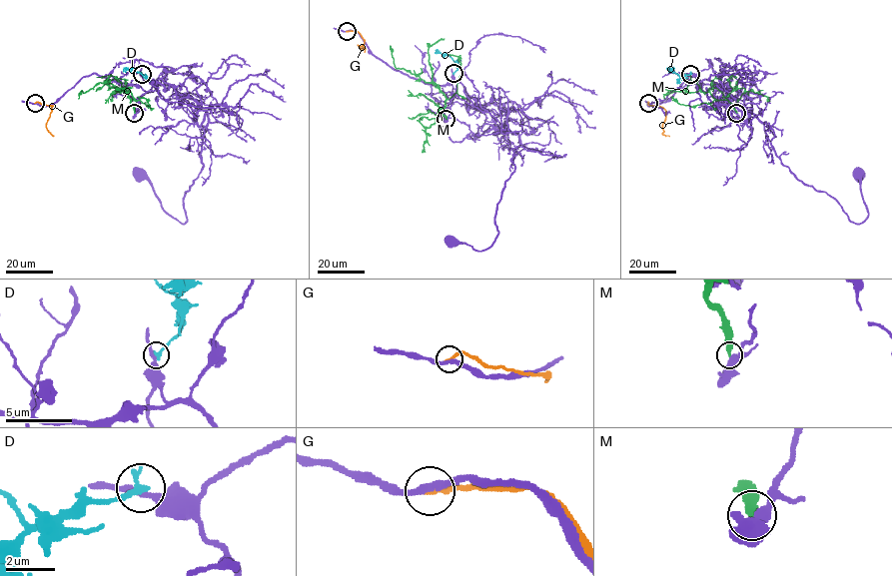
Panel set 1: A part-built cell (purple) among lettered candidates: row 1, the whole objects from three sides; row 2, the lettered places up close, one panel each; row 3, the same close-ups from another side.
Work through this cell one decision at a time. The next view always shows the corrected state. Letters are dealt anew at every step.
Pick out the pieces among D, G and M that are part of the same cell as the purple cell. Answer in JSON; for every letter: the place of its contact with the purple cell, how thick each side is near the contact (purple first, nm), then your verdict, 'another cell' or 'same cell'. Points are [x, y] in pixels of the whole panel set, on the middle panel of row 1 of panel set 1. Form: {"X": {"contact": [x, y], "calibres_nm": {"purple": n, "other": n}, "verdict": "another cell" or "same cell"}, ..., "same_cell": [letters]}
{"D": {"contact": [453, 73], "calibres_nm": {"purple": 280, "other": 280}, "verdict": "another cell"}, "G": {"contact": [347, 31], "calibres_nm": {"purple": 280, "other": 260}, "verdict": "another cell"}, "M": {"contact": [446, 119], "calibres_nm": {"purple": 400, "other": 280}, "verdict": "another cell"}, "same_cell": []}

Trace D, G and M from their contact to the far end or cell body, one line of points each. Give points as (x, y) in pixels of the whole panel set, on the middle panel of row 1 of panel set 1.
D: (452, 74), (457, 69), (456, 63), (436, 50)
G: (347, 31), (358, 32), (363, 39), (363, 48), (358, 45), (362, 45), (365, 52)
M: (446, 119), (443, 113), (446, 98), (440, 87), (403, 68), (397, 68), (390, 48)

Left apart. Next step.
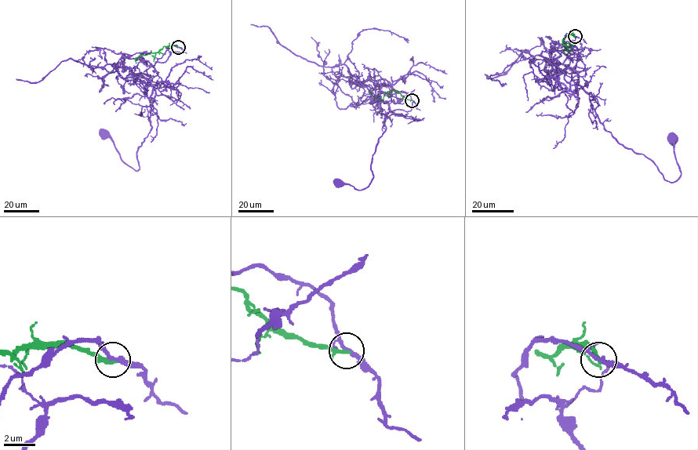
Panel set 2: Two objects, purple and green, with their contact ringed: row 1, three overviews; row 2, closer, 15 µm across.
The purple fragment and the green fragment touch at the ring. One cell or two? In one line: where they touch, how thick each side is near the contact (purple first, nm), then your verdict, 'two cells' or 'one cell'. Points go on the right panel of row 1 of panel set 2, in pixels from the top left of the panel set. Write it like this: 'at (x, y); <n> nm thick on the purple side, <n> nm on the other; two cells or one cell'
at (575, 36); 190 nm thick on the purple side, 280 nm on the other; two cells

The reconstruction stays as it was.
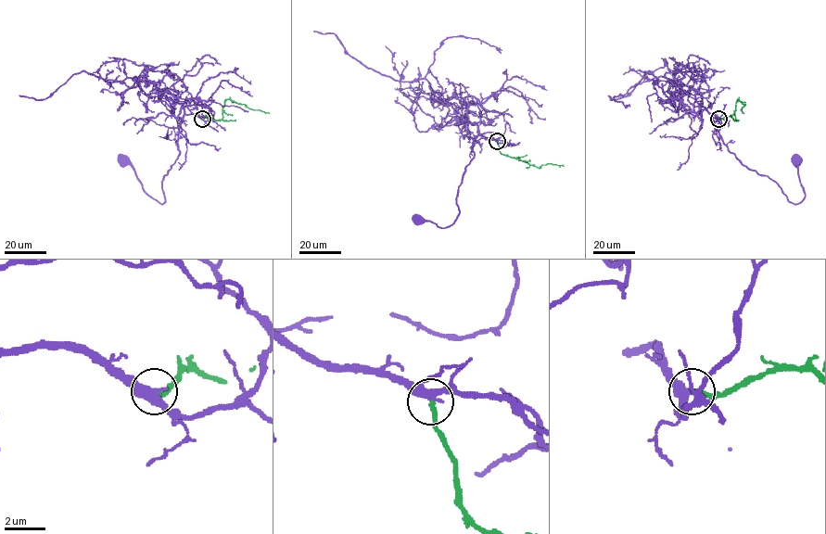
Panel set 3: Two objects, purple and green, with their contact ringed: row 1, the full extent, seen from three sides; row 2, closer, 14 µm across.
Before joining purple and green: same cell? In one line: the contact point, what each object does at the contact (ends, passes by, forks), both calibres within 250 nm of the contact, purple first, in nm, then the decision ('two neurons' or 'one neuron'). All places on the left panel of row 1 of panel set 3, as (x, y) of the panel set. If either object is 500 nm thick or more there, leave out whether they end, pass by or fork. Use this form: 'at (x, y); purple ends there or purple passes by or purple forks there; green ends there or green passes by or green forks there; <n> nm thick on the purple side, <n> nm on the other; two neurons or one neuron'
at (202, 119); purple passes by; green ends there; 400 nm thick on the purple side, 240 nm on the other; one neuron

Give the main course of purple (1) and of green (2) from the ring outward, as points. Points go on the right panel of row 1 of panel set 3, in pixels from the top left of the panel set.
1: (718, 119), (711, 115), (730, 152), (743, 165), (769, 178), (794, 204), (804, 197), (805, 192), (797, 160)
2: (718, 119), (730, 116), (734, 120), (738, 99), (744, 104), (741, 110), (743, 113)

